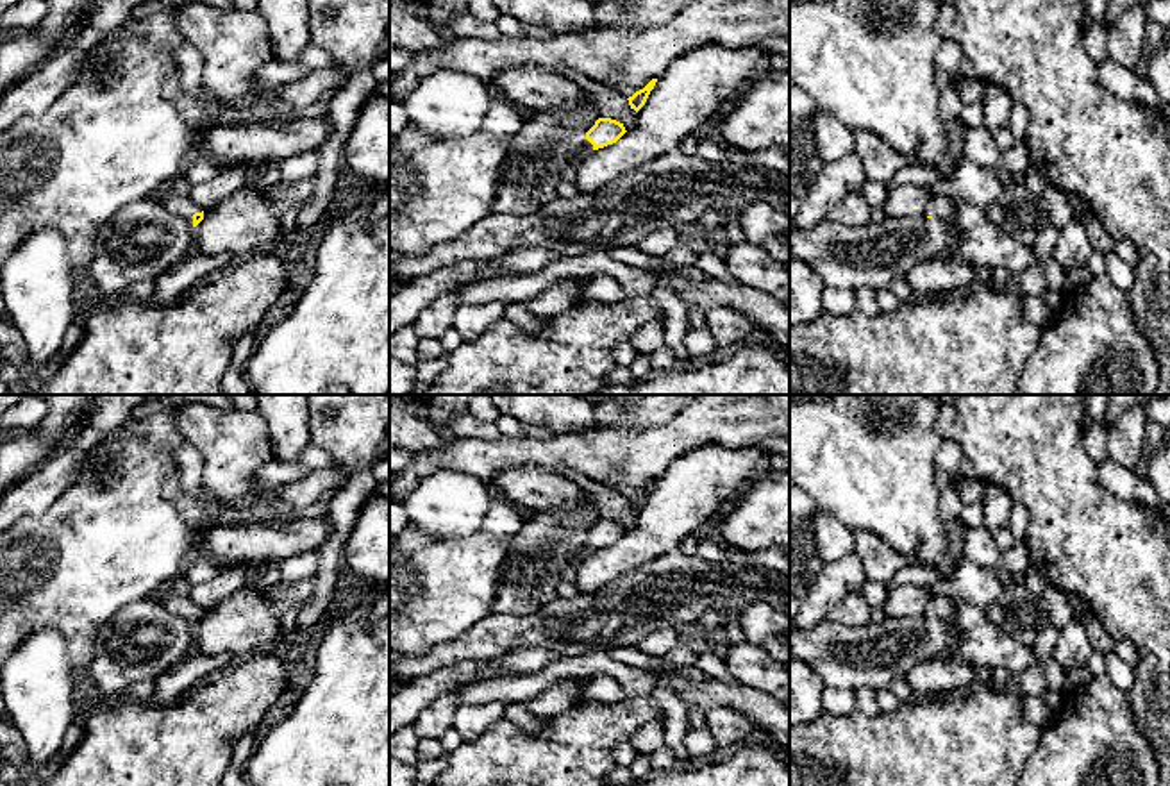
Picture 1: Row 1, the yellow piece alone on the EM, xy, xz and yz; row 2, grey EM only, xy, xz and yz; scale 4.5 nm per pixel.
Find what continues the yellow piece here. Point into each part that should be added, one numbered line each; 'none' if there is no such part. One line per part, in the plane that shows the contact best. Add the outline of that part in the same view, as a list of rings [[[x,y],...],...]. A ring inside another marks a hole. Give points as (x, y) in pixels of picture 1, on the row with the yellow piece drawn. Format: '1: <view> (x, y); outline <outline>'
1: xy (167, 199); outline [[[168,188],[155,193],[152,198],[157,200],[168,211],[182,213],[191,223],[193,214],[204,211],[189,196],[173,195]]]

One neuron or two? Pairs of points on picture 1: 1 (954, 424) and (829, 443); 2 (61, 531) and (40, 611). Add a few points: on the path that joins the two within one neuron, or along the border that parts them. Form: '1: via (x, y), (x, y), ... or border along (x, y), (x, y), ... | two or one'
1: border along (938, 413), (936, 433), (942, 440) | two
2: via (61, 551), (61, 556), (40, 583), (40, 592) | one

